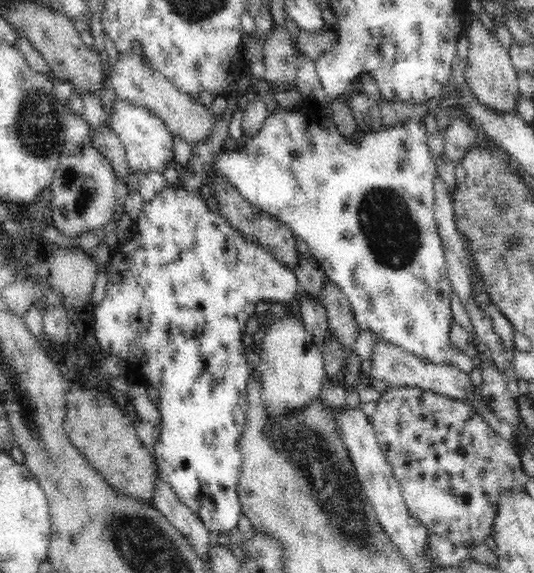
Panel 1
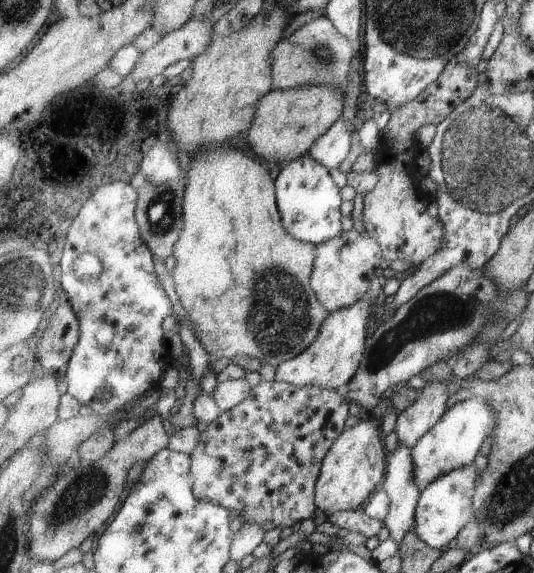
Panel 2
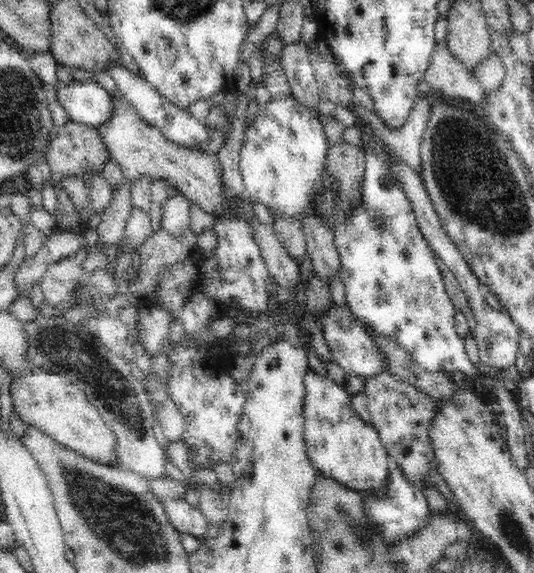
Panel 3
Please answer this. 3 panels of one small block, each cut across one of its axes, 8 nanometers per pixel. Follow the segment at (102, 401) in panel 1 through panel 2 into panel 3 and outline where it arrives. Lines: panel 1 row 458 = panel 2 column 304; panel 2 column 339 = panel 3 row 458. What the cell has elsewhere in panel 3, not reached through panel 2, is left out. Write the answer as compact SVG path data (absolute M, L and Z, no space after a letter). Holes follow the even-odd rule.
M36 367L29 377L12 381L9 388L13 409L23 422L29 422L58 444L98 464L112 467L114 462L119 461L114 431L106 424L98 408L88 402L84 391L70 383L65 376Z

